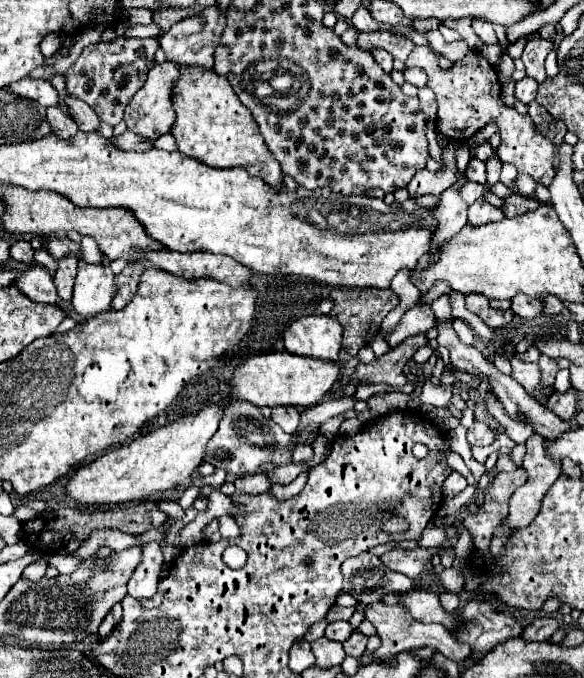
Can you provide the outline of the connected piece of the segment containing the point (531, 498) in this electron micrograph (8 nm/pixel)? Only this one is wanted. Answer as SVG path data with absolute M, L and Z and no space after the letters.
M532 434L528 440L526 440L526 448L528 448L528 452L526 452L526 456L524 456L524 464L522 464L522 468L530 474L530 478L528 478L528 482L524 484L524 486L520 486L514 494L512 494L512 498L510 498L510 514L508 514L508 520L502 524L502 526L498 526L498 530L496 530L496 534L494 534L494 540L492 540L492 546L490 546L490 554L500 554L502 552L502 544L506 544L506 534L510 532L510 530L514 530L514 528L526 528L534 518L536 518L536 514L540 512L540 504L542 504L542 498L544 498L544 494L548 492L548 488L554 484L554 480L560 476L560 472L562 472L562 468L560 468L560 462L556 462L556 460L550 460L550 456L546 456L546 440L544 440L544 436L540 436L540 434Z

